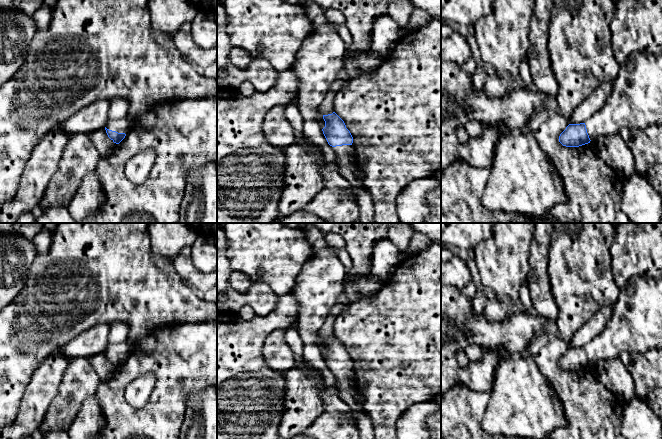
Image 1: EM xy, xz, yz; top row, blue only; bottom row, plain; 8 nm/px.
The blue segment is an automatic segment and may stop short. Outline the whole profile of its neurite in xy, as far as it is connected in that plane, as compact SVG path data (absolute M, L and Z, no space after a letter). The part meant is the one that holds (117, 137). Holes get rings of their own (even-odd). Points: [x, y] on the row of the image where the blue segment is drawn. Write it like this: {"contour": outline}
{"contour": "M114 119L109 120L105 130L108 137L116 144L119 144L132 128L133 121L130 119Z"}

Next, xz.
{"contour": "M335 112L323 115L323 119L323 134L337 156L334 168L347 180L350 193L356 200L357 191L364 188L364 176L356 164L353 137L344 121Z"}

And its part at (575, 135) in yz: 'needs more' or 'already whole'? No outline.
needs more

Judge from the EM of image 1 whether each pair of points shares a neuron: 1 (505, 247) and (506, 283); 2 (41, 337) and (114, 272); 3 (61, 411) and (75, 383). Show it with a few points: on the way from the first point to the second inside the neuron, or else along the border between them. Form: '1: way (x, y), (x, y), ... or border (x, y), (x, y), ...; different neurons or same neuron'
1: way (505, 256), (505, 274); same neuron
2: way (59, 319), (96, 282); same neuron
3: way (66, 404), (73, 390); same neuron

